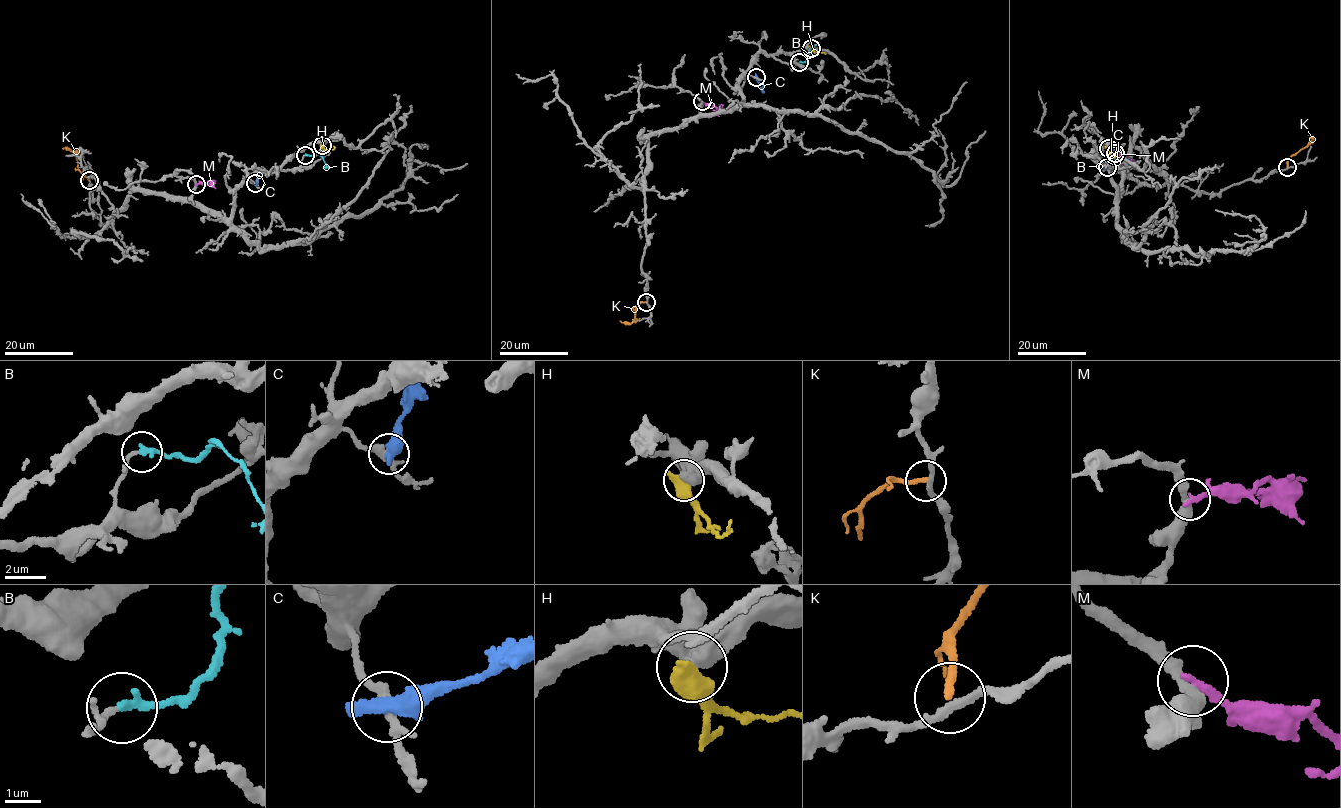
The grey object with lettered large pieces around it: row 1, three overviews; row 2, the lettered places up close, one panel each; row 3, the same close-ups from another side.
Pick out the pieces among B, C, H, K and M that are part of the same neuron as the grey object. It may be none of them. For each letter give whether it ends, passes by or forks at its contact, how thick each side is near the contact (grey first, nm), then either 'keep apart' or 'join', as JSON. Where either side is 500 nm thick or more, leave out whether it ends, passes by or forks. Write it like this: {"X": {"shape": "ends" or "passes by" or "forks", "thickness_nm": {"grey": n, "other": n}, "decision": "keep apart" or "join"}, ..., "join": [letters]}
{"B": {"shape": "ends", "thickness_nm": {"grey": 130, "other": 280}, "decision": "join"}, "C": {"thickness_nm": {"grey": 300, "other": 550}, "decision": "keep apart"}, "H": {"thickness_nm": {"grey": 500, "other": 700}, "decision": "keep apart"}, "K": {"shape": "ends", "thickness_nm": {"grey": 240, "other": 240}, "decision": "keep apart"}, "M": {"shape": "ends", "thickness_nm": {"grey": 360, "other": 280}, "decision": "keep apart"}, "join": ["B"]}

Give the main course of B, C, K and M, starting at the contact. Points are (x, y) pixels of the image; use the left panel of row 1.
B: (305, 155), (319, 154), (328, 169)
C: (255, 183), (261, 166)
K: (89, 179), (79, 170), (76, 153), (62, 148)
M: (196, 184), (209, 183)

